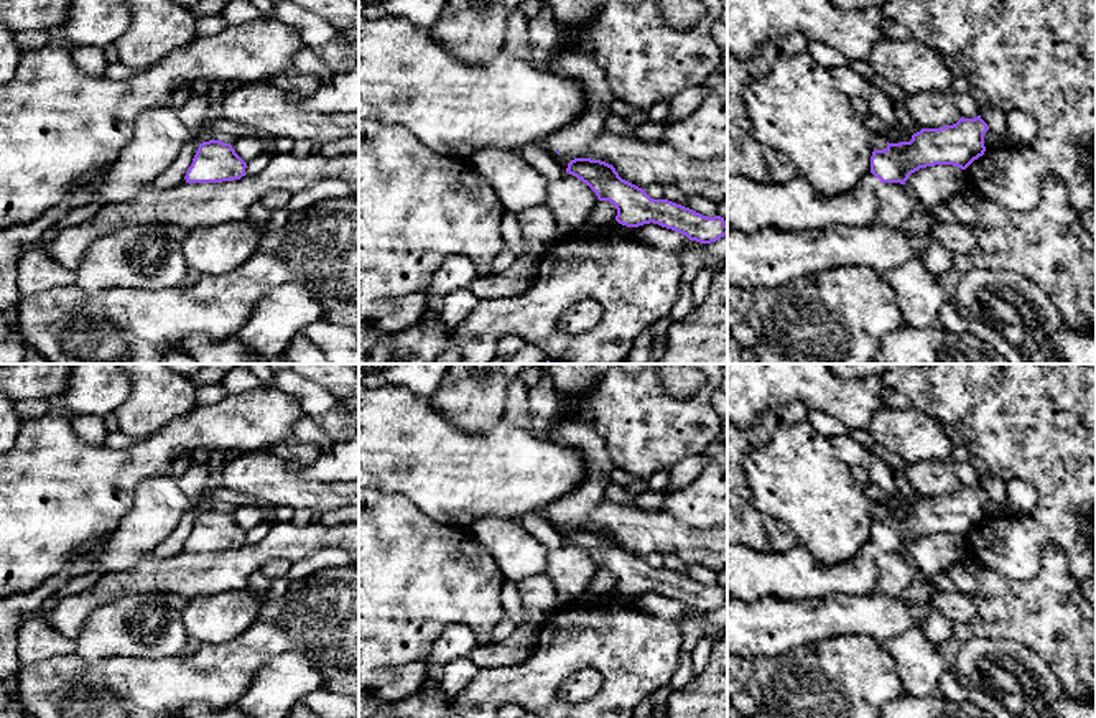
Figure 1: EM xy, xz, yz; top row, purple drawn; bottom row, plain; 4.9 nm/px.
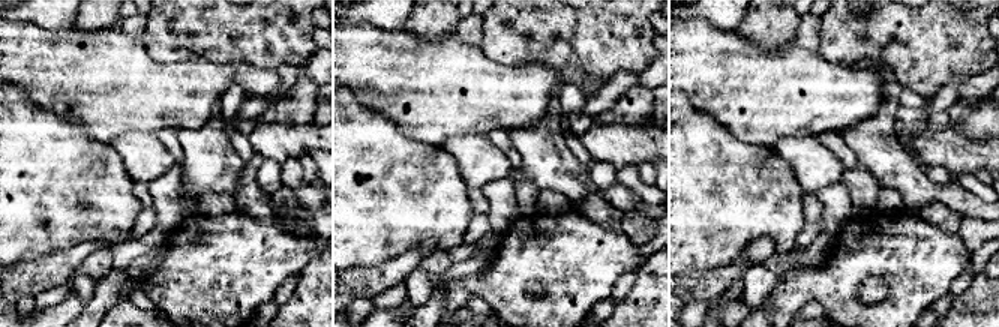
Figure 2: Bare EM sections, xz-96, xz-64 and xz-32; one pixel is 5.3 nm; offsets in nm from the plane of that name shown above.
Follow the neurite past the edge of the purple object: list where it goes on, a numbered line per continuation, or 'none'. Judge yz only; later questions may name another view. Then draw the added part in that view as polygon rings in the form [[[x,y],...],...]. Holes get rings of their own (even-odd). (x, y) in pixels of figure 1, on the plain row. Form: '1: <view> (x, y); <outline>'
1: yz (789, 575); [[[869,540],[851,560],[821,566],[801,542],[787,552],[727,545],[727,594],[742,601],[871,594],[879,555],[880,548]]]

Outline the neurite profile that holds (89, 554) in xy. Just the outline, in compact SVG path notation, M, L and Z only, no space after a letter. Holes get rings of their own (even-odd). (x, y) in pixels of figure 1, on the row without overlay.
M114 534L100 535L95 540L89 540L81 547L76 547L66 558L64 565L91 566L92 571L100 573L100 557L107 550Z

